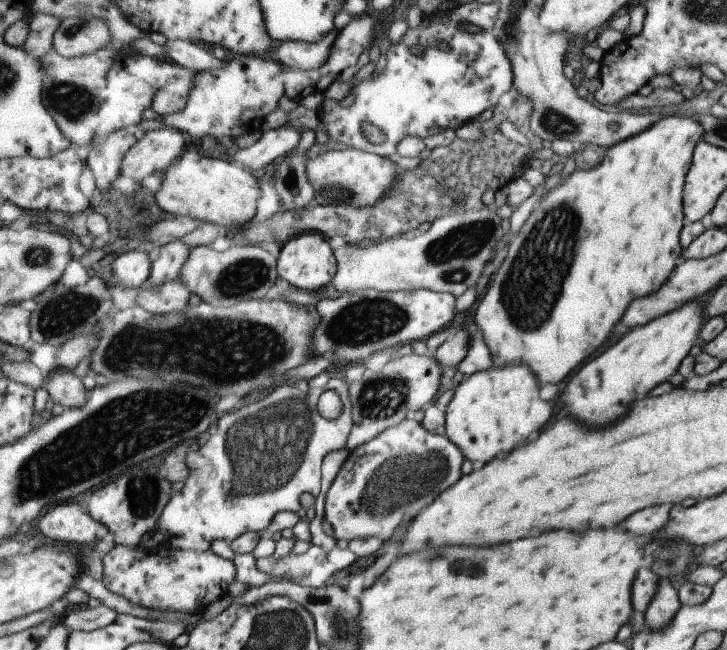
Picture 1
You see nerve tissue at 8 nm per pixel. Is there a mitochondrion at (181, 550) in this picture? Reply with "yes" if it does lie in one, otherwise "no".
no

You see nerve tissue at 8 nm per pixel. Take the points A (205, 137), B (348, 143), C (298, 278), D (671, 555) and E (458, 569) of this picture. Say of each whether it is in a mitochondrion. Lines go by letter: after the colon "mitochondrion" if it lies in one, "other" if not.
A: other
B: other
C: other
D: mitochondrion
E: mitochondrion

